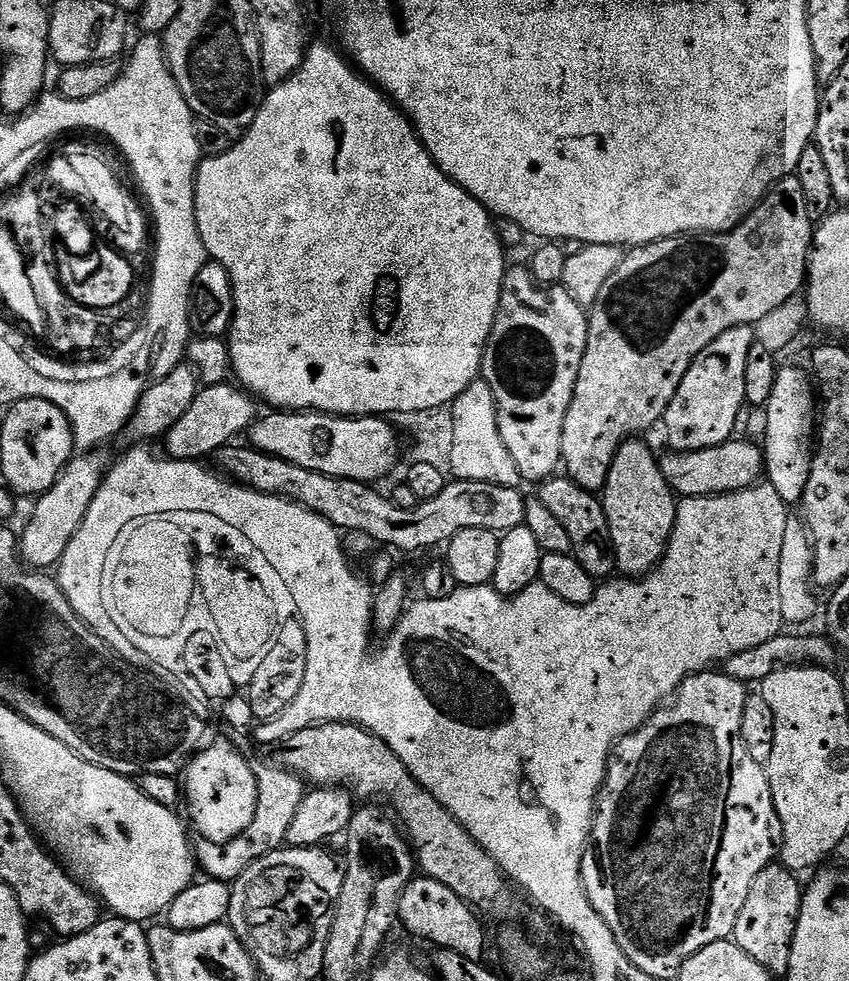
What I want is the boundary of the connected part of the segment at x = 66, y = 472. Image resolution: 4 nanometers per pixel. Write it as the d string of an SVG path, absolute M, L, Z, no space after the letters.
M96 454L73 455L54 486L33 503L36 505L32 508L32 517L24 533L21 531L18 536L18 551L29 569L52 570L59 565L66 546L70 546L70 538L78 534L78 526L82 526L82 518L86 518L86 510L90 510L90 502L94 502L94 494L98 494L105 475L106 464Z

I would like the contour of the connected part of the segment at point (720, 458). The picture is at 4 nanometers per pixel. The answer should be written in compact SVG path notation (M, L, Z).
M733 438L726 444L719 444L697 452L672 452L660 460L660 469L666 482L677 497L721 496L737 492L761 483L765 475L764 454L759 443Z

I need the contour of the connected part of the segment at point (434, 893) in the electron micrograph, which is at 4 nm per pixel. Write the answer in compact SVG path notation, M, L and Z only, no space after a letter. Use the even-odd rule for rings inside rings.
M417 875L406 886L400 896L398 920L408 932L413 932L420 940L429 940L437 949L454 950L454 954L462 954L462 958L483 961L484 951L488 948L488 932L483 928L481 917L450 886L442 886L442 882L434 882L429 876Z

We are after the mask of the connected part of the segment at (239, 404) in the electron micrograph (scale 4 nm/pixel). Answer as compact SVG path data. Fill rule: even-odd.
M231 383L201 387L194 402L190 402L190 410L186 410L186 414L182 414L182 418L178 418L178 422L174 422L172 429L162 437L167 459L200 462L205 459L203 456L215 457L220 449L229 447L235 441L232 440L235 436L245 435L246 426L258 418L256 408L258 409L257 401Z

